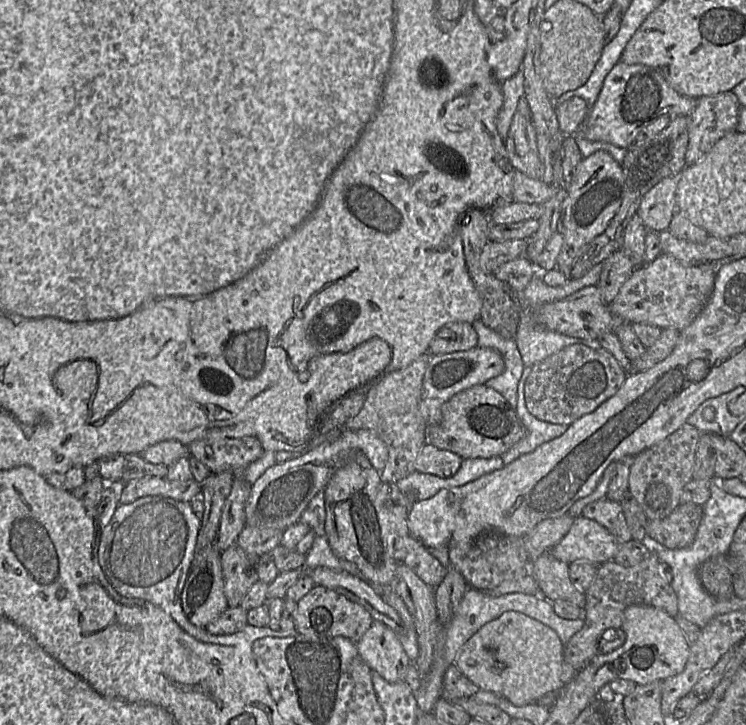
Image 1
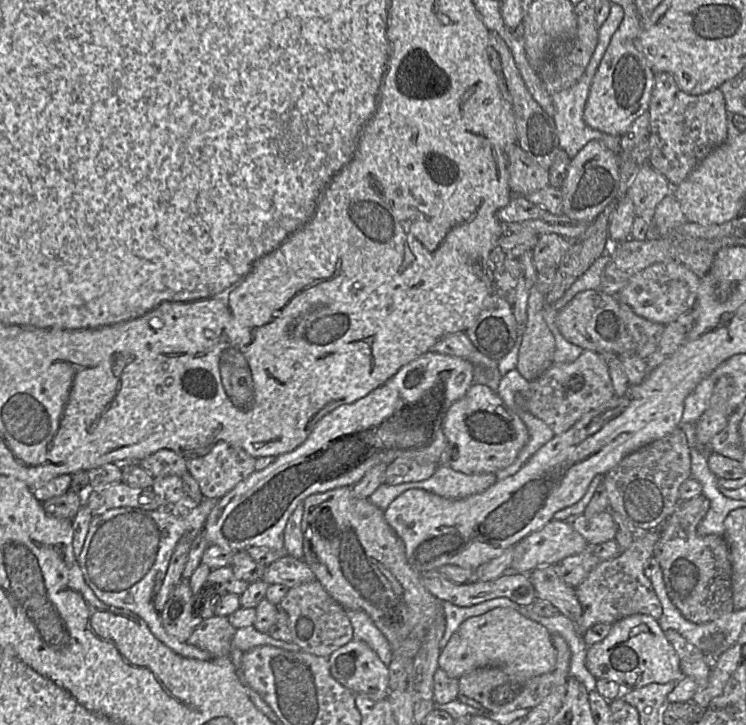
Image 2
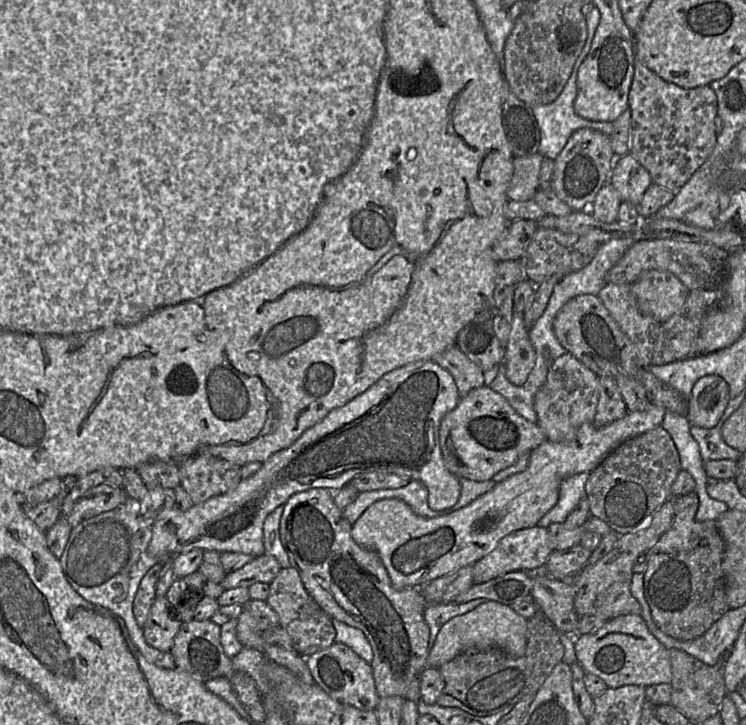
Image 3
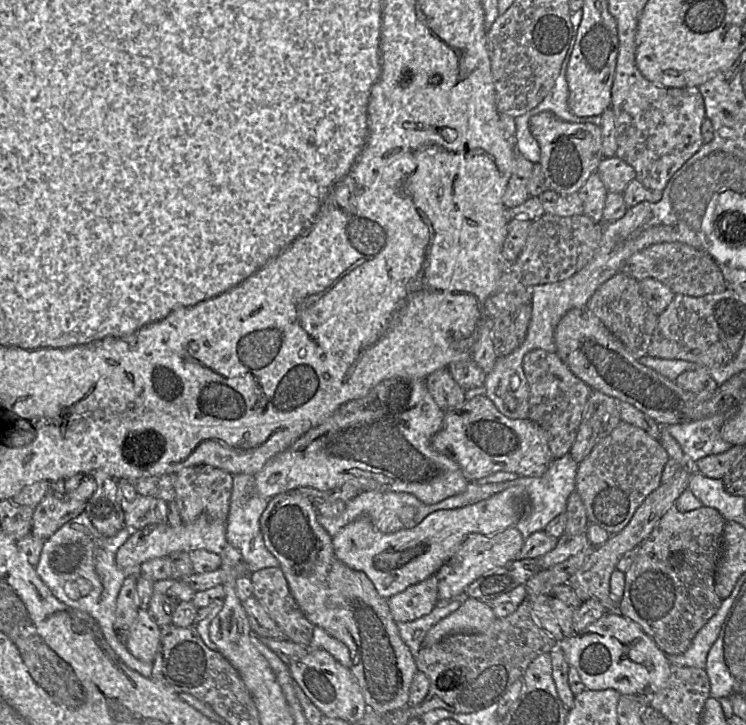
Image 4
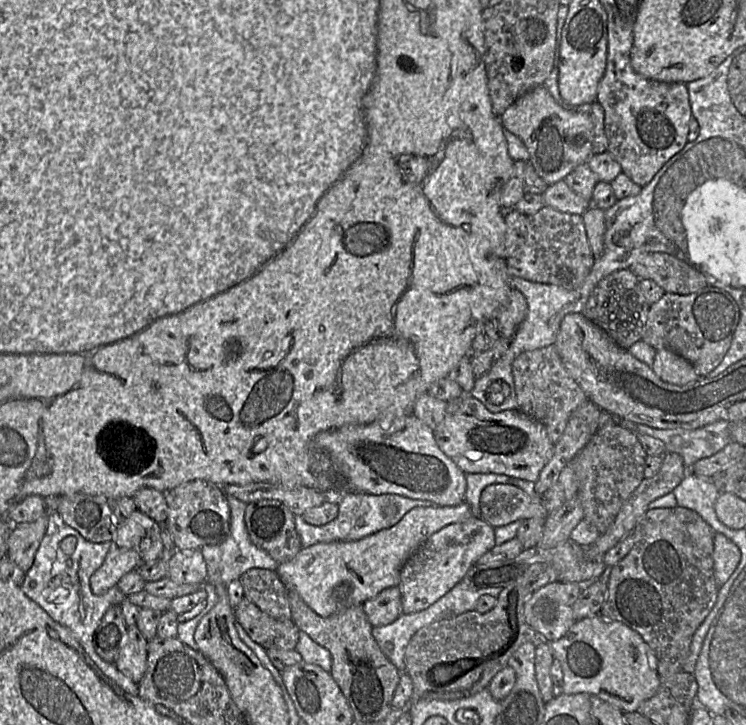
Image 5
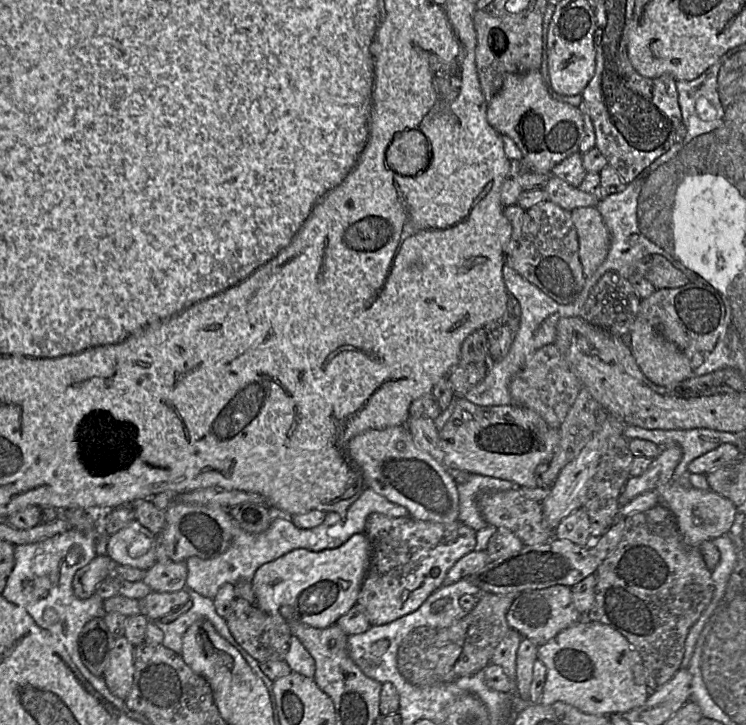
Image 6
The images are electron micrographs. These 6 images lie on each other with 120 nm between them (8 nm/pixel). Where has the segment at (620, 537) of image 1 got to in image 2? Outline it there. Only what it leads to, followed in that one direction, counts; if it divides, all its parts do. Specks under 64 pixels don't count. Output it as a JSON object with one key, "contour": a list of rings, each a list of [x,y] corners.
{"contour":[[[605,510],[591,517],[582,514],[571,516],[565,520],[579,534],[581,534],[590,545],[614,540],[617,528],[614,513]]]}

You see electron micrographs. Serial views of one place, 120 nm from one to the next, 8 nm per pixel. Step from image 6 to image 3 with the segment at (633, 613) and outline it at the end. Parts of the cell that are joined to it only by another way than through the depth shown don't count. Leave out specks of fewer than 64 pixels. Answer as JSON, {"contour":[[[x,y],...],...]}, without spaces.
{"contour":[[[695,492],[676,497],[670,528],[648,550],[644,575],[644,598],[653,621],[665,634],[681,641],[706,632],[730,609],[723,570],[725,541],[717,521],[697,521],[699,498]]]}

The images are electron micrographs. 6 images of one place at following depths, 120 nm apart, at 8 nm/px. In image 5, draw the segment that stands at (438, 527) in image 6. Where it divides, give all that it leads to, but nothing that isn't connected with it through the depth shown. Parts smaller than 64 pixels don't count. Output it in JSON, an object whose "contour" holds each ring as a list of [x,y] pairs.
{"contour":[[[471,517],[449,524],[432,534],[404,563],[397,587],[401,592],[402,613],[427,609],[460,583],[478,559],[496,546],[495,528],[481,518]]]}

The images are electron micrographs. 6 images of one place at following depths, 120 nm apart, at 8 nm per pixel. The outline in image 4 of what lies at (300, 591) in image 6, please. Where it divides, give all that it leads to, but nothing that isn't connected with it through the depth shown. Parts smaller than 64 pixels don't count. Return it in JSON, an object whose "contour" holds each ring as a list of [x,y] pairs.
{"contour":[[[511,487],[470,505],[437,510],[418,525],[392,533],[377,530],[369,518],[360,516],[333,536],[334,552],[348,567],[364,572],[378,593],[388,599],[436,575],[468,535],[494,534],[515,526],[527,505],[530,505],[529,494],[521,487]]]}

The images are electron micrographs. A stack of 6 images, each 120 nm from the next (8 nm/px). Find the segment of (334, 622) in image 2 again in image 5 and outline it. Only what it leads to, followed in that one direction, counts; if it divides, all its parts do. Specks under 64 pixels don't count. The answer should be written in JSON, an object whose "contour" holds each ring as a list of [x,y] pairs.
{"contour":[[[253,568],[240,578],[244,597],[263,612],[281,621],[291,621],[289,592],[276,571]]]}

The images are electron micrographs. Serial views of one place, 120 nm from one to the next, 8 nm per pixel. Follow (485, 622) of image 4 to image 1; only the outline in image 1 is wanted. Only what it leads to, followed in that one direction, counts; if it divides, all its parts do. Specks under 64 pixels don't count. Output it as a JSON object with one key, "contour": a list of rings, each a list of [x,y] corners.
{"contour":[[[506,611],[483,625],[461,647],[454,664],[480,690],[494,692],[516,706],[525,706],[550,691],[559,691],[576,671],[564,658],[565,645],[542,622],[518,611]]]}

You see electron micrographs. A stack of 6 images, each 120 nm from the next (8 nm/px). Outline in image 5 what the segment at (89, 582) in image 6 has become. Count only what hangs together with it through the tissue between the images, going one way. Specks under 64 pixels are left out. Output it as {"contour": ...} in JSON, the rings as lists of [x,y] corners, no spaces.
{"contour":[[[113,545],[102,566],[90,578],[90,588],[95,595],[101,595],[117,585],[127,573],[136,570],[143,563],[140,555],[131,549]]]}

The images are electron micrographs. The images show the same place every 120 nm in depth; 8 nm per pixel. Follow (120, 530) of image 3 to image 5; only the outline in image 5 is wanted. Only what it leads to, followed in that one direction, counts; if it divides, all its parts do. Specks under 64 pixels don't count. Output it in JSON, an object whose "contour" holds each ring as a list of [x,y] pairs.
{"contour":[[[55,519],[53,526],[43,538],[31,568],[26,572],[20,587],[34,602],[39,604],[56,622],[71,629],[82,644],[85,652],[97,665],[101,673],[110,681],[116,683],[124,691],[138,695],[138,684],[124,676],[114,663],[103,661],[95,652],[93,635],[107,610],[122,604],[126,596],[113,586],[101,595],[95,595],[90,588],[90,578],[105,561],[114,545],[113,541],[93,543],[65,524],[59,524]]]}

